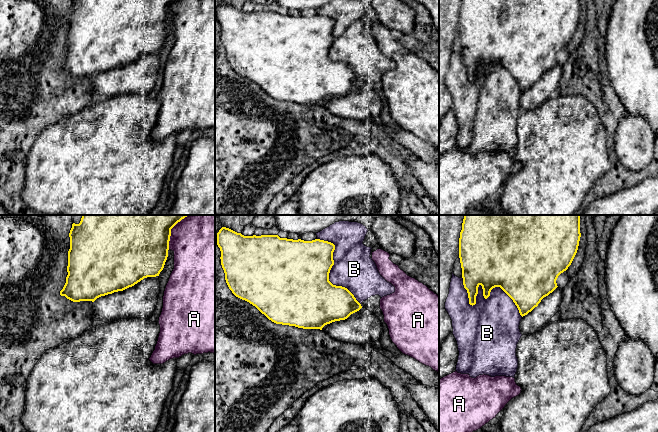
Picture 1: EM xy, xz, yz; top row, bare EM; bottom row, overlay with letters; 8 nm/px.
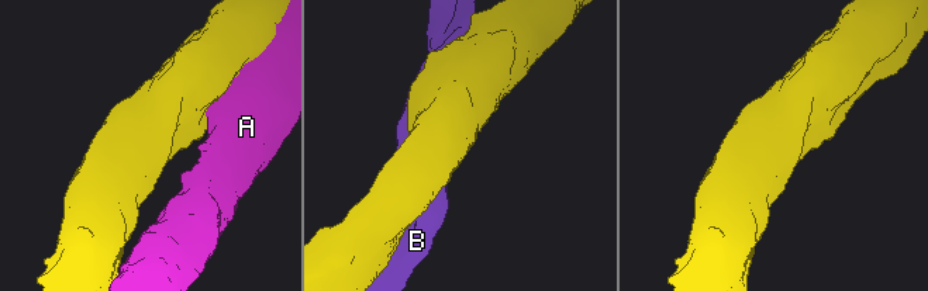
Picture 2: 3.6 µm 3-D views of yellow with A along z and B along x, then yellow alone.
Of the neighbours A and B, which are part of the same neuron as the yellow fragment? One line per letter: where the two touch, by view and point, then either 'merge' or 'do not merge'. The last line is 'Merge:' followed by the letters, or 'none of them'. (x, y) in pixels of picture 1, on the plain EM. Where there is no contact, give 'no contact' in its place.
A: xy (169, 13) | do not merge
B: yz (483, 66) | do not merge
Merge: none of them

